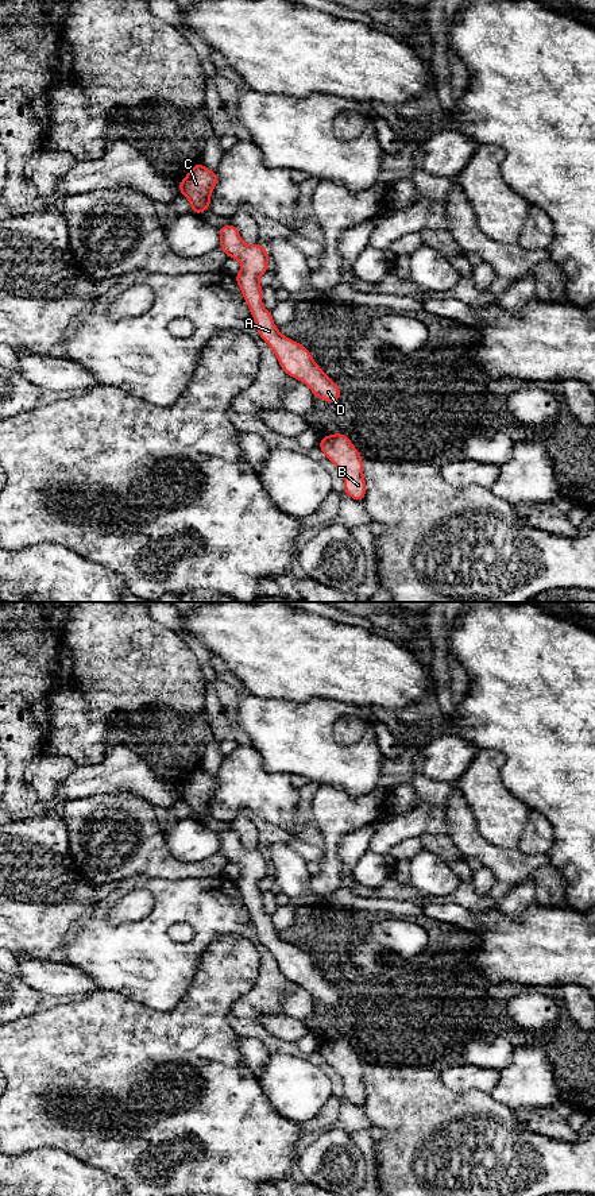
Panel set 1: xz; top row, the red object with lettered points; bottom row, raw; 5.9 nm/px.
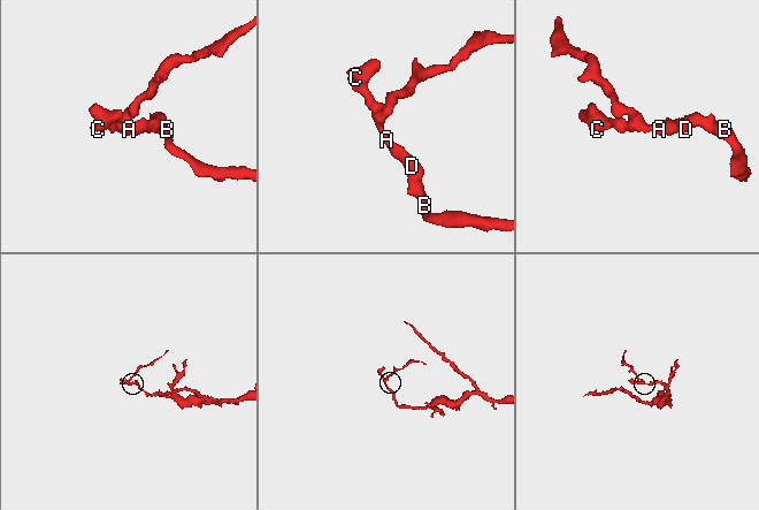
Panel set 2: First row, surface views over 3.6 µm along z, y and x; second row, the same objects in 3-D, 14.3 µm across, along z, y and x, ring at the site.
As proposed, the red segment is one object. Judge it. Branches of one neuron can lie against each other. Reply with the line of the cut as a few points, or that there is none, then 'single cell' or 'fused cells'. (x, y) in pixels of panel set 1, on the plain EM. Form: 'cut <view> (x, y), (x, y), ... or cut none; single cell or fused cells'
cut none; single cell

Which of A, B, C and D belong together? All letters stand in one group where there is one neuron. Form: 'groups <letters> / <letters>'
groups A B C D

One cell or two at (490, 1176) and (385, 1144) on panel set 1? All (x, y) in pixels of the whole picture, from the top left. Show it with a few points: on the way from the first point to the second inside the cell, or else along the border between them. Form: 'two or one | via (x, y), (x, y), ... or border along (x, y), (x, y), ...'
one | via (464, 1169), (449, 1161), (418, 1161), (410, 1158)

